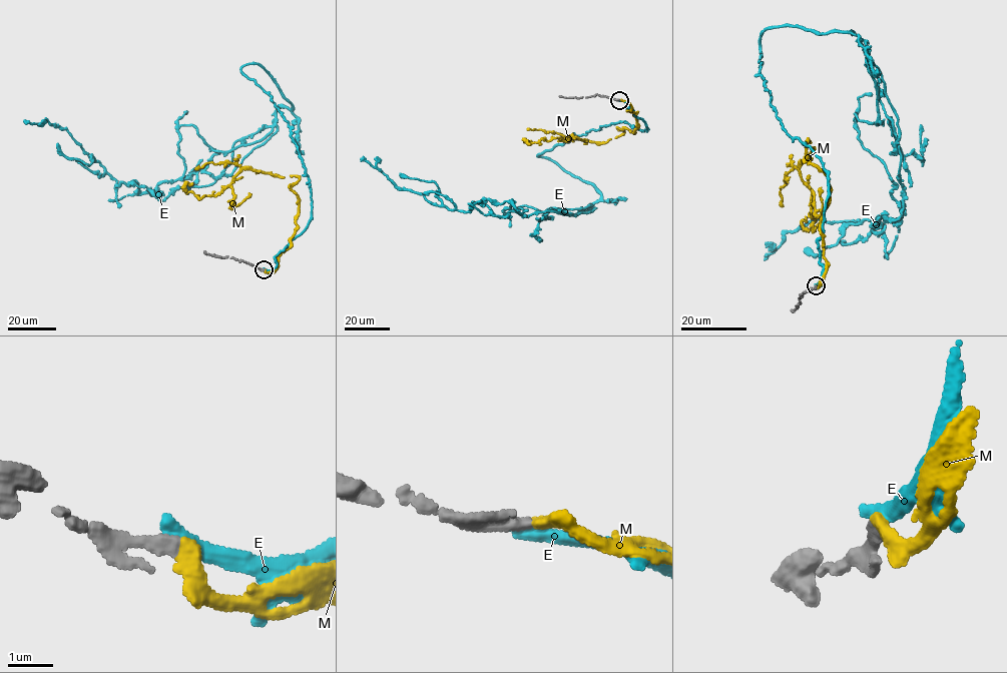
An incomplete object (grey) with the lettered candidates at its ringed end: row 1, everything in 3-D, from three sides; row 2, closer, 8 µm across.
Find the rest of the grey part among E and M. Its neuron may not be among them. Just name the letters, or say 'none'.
M

